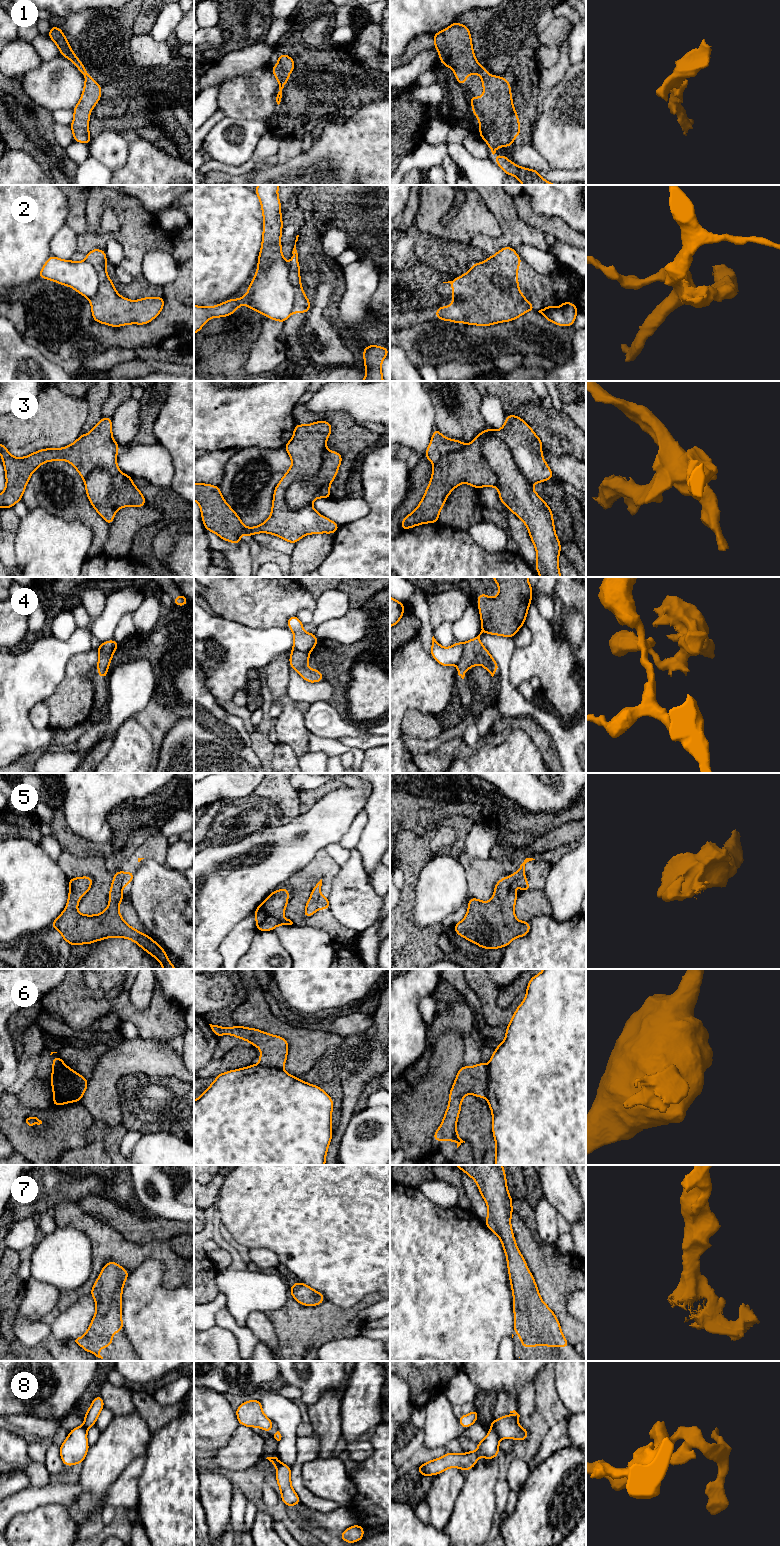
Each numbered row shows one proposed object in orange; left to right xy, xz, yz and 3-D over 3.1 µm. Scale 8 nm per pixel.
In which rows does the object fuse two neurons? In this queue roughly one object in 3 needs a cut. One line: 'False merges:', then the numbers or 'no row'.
False merges: 2, 3, 4, 5, 6, 8

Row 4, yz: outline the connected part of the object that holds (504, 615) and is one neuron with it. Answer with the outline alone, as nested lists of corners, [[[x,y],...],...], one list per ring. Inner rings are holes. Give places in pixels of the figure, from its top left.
[[[492,577],[499,587],[499,593],[496,598],[490,598],[486,593],[477,595],[479,604],[479,613],[481,616],[480,634],[464,643],[463,656],[458,663],[458,675],[464,679],[465,670],[481,664],[493,677],[499,666],[489,651],[482,645],[480,635],[485,632],[492,635],[505,637],[514,637],[522,625],[528,613],[532,599],[533,587],[529,584],[528,577]]]

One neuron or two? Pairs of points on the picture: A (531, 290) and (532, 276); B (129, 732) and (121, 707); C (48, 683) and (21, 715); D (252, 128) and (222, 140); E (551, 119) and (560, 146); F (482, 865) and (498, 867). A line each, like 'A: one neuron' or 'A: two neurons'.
A: one neuron
B: two neurons
C: one neuron
D: one neuron
E: one neuron
F: one neuron

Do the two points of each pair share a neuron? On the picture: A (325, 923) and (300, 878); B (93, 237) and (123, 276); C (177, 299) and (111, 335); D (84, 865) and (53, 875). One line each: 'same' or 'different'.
A: same
B: same
C: same
D: different

